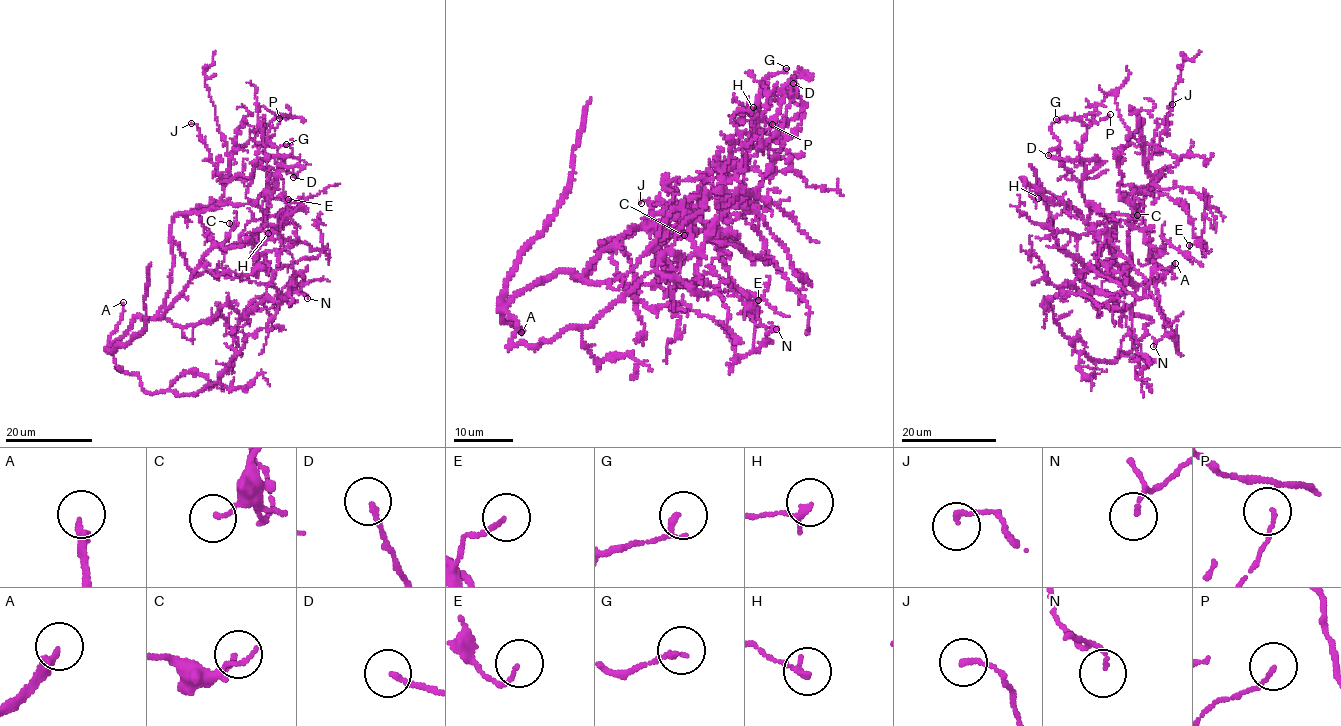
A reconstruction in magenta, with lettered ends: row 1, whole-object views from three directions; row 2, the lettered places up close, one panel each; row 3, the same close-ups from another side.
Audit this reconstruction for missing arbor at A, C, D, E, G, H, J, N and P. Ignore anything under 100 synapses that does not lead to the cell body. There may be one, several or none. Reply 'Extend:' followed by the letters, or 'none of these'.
Extend: A

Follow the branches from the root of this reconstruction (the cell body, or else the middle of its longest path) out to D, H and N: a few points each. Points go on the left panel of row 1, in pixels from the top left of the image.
D: (130, 329), (135, 318), (162, 317), (214, 246), (254, 240), (277, 166), (302, 166), (293, 177)
H: (130, 329), (135, 318), (162, 317), (214, 246), (251, 242), (252, 234), (263, 226), (253, 230), (268, 233)
N: (130, 329), (169, 290), (171, 239), (193, 272), (283, 296), (299, 285), (307, 298)

